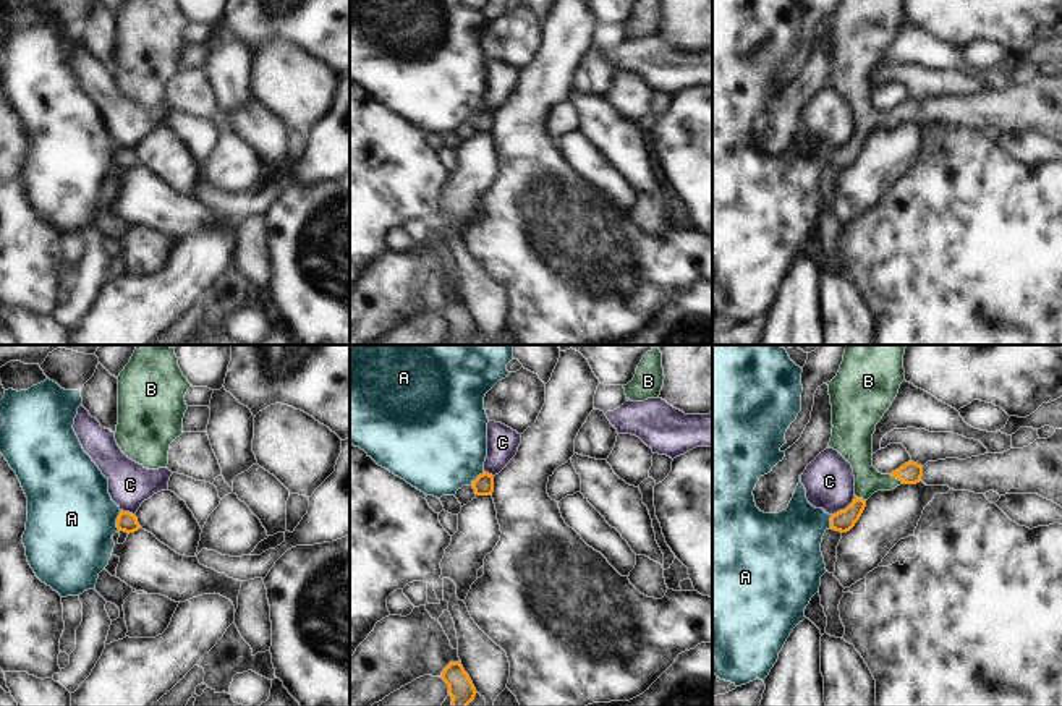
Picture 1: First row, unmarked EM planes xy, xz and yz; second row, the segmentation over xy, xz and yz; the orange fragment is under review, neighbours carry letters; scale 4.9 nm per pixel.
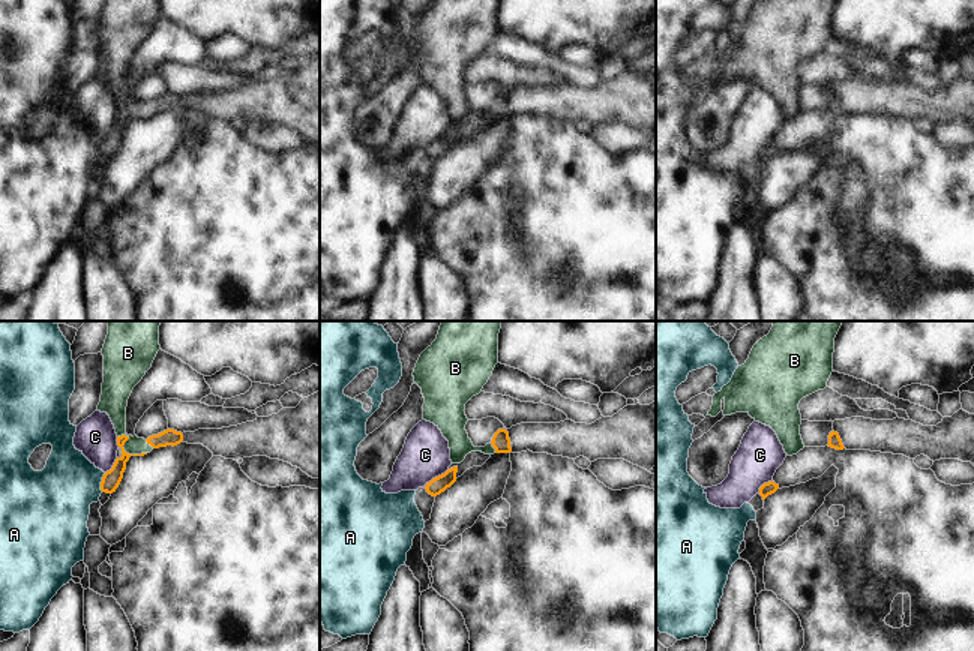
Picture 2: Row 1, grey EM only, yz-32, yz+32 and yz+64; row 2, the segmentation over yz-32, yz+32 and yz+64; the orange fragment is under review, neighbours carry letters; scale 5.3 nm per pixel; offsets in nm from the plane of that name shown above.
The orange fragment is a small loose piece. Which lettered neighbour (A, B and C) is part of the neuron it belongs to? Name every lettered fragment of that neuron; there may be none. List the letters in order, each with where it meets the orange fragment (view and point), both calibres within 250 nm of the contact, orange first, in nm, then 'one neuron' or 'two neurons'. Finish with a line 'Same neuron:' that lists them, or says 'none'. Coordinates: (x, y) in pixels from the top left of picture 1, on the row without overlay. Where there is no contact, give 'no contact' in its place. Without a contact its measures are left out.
A: contact xy (117, 157); calibres 100 and 440 nm; two neurons
B: contact yz (896, 114); calibres 110 and 160 nm; one neuron
C: contact yz (845, 146); calibres 110 and 240 nm; two neurons
Same neuron: B

